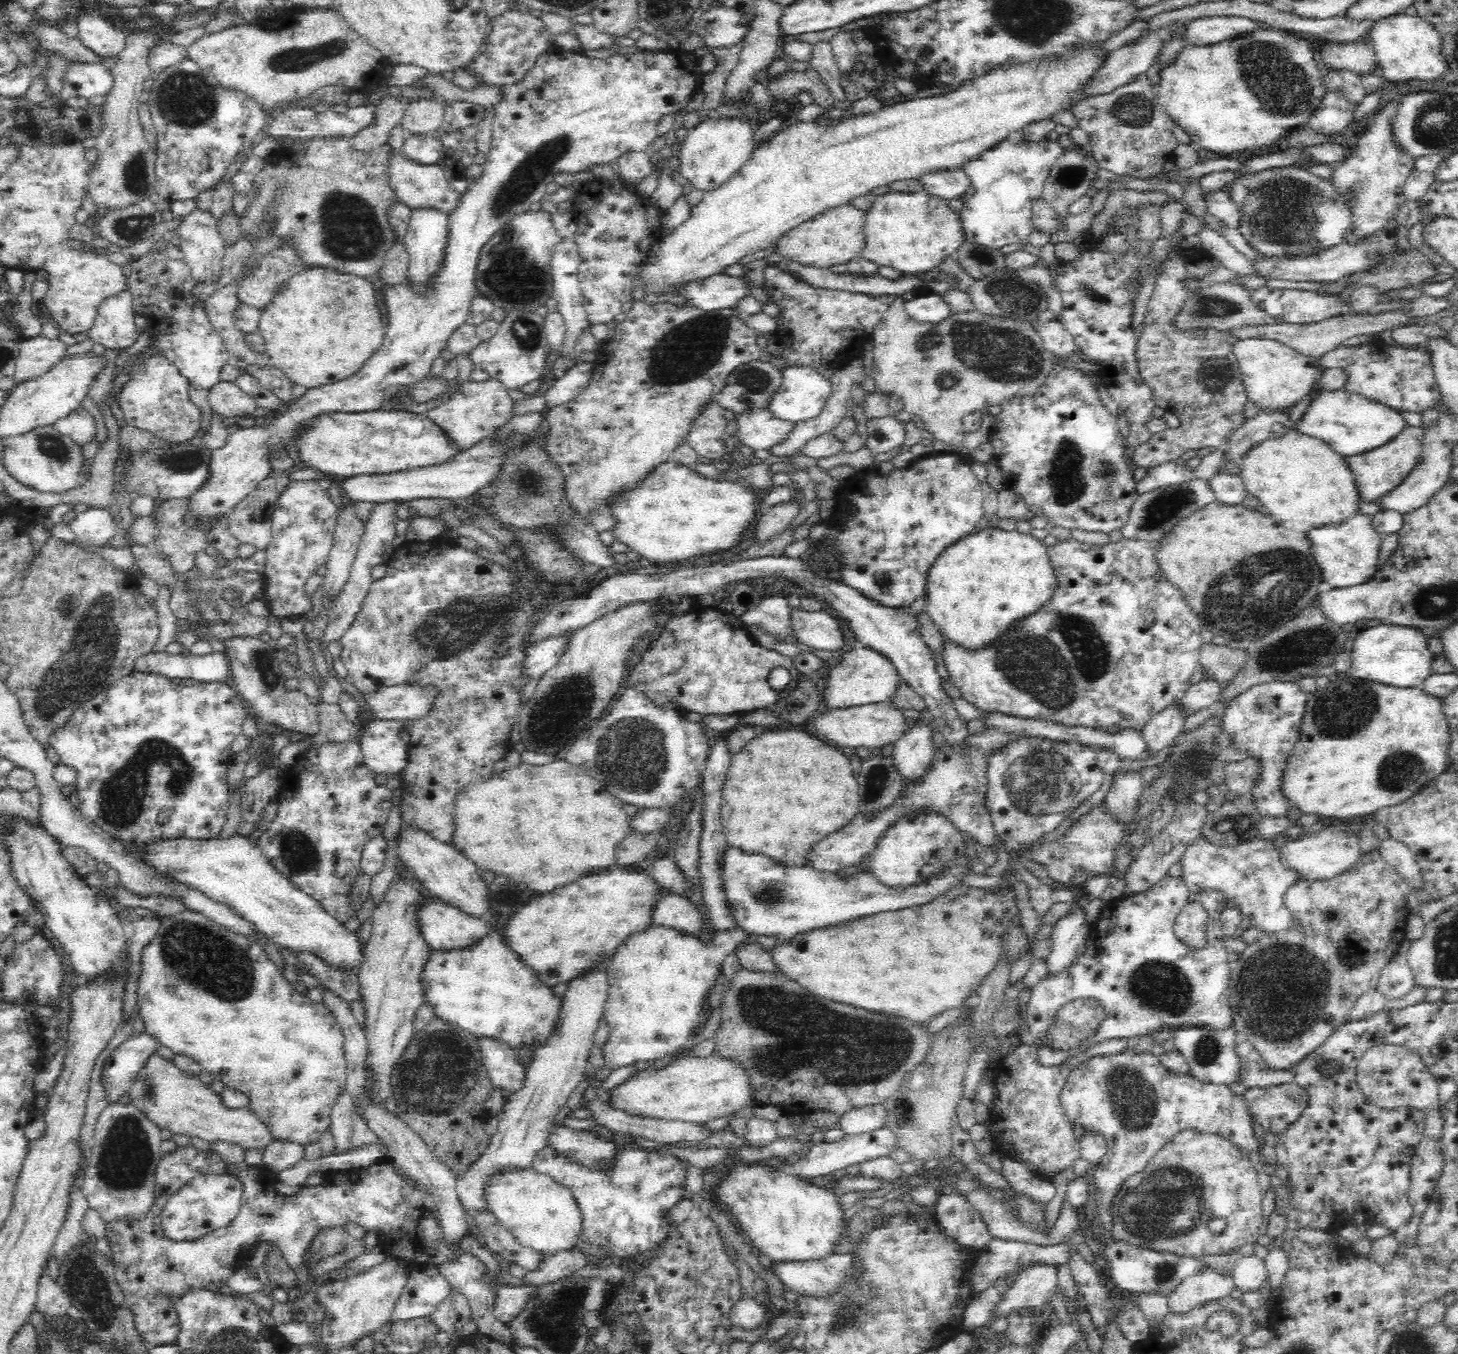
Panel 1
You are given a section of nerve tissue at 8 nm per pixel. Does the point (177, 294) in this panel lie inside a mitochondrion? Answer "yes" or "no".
no

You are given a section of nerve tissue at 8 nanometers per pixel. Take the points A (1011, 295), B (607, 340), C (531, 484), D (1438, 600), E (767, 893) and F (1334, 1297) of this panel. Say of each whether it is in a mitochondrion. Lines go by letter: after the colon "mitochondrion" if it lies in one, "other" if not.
A: mitochondrion
B: other
C: mitochondrion
D: mitochondrion
E: mitochondrion
F: other

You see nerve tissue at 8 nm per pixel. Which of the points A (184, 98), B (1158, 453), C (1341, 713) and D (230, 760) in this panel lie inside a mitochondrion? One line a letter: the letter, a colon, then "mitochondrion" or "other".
A: mitochondrion
B: other
C: mitochondrion
D: other

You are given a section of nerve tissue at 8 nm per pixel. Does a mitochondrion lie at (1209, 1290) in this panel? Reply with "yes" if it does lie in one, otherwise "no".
no

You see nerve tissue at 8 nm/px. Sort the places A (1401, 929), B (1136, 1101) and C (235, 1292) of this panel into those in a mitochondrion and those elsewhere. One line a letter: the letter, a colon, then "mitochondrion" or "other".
A: other
B: mitochondrion
C: other

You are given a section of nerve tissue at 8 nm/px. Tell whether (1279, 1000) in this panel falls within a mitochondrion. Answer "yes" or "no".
yes

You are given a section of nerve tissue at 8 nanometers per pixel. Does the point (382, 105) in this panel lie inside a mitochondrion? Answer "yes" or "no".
no

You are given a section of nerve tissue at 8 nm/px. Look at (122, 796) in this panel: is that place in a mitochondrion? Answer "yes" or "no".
yes

